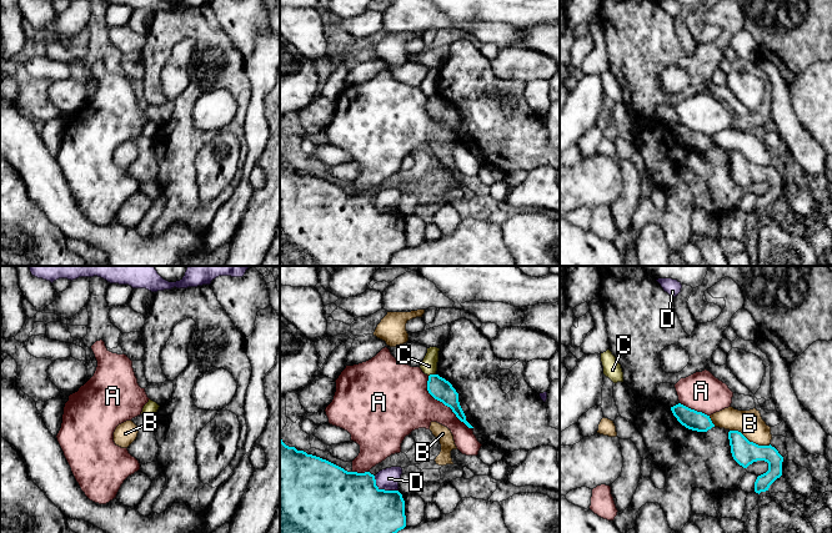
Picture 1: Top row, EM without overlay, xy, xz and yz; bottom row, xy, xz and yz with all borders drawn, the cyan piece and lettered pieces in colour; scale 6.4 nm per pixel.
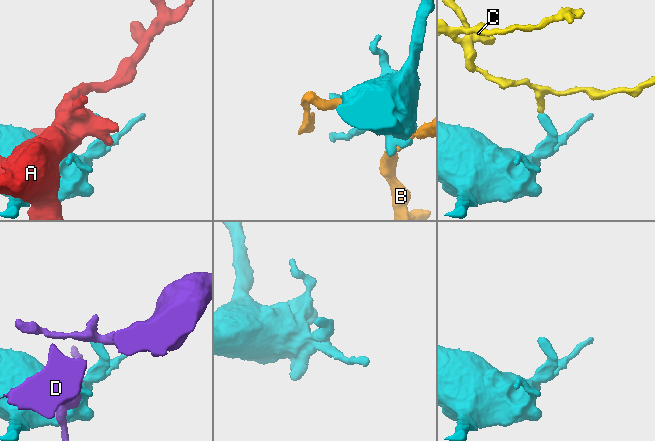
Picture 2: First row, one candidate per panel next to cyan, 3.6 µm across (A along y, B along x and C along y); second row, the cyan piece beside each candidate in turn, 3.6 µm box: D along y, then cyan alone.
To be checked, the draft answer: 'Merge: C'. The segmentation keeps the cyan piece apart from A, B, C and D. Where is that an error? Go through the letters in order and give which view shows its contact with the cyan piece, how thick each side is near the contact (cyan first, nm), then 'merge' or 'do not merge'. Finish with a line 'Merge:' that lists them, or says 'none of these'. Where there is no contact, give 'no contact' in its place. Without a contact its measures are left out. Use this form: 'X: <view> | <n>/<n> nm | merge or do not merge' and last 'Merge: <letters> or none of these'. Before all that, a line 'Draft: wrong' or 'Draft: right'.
Draft: wrong
A: xz | 140/360 nm | do not merge
B: yz | 160/170 nm | do not merge
C: xz | 140/110 nm | do not merge
D: xz | 480/140 nm | do not merge
Merge: none of these

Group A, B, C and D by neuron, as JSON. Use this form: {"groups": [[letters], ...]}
{"groups": [["A"], ["B"], ["C"], ["D"]]}

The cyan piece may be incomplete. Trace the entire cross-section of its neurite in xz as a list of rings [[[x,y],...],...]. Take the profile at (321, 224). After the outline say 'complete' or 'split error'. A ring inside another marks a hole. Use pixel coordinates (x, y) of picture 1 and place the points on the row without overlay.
[[[280,157],[280,266],[390,266],[391,257],[405,247],[405,221],[399,211],[380,210],[370,192],[347,192],[286,166]]]; complete

